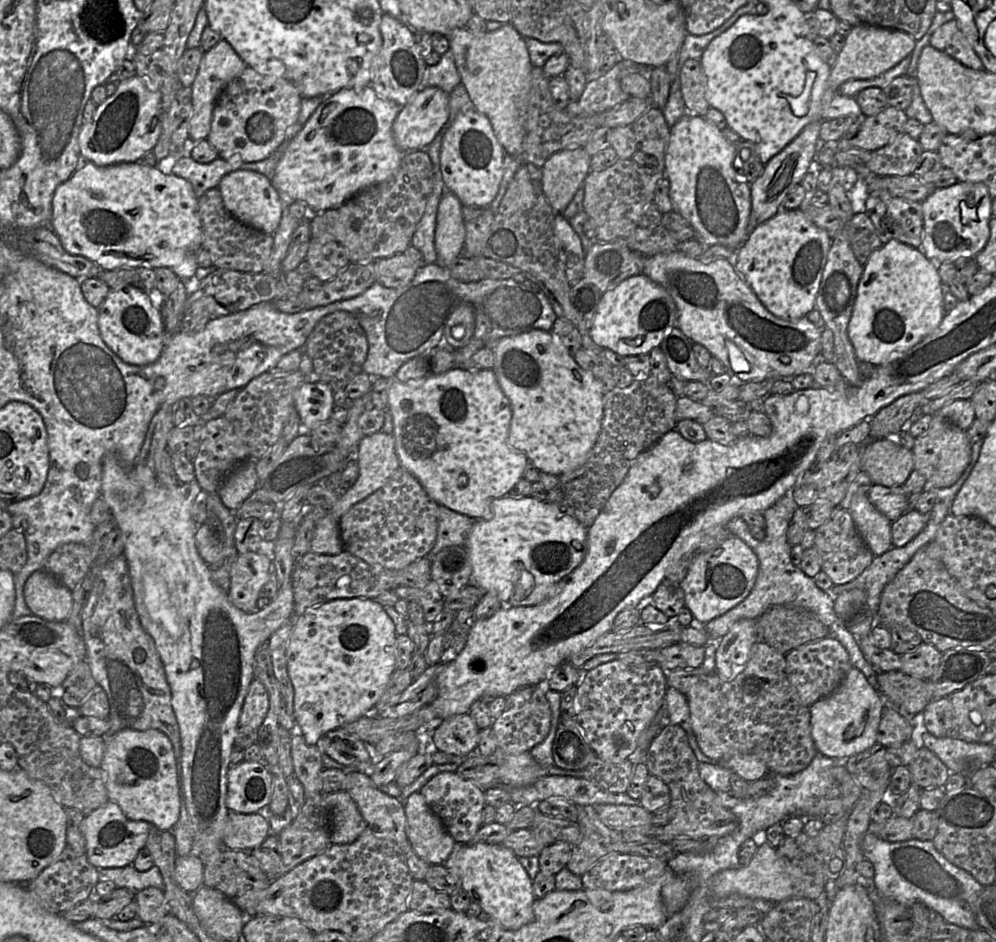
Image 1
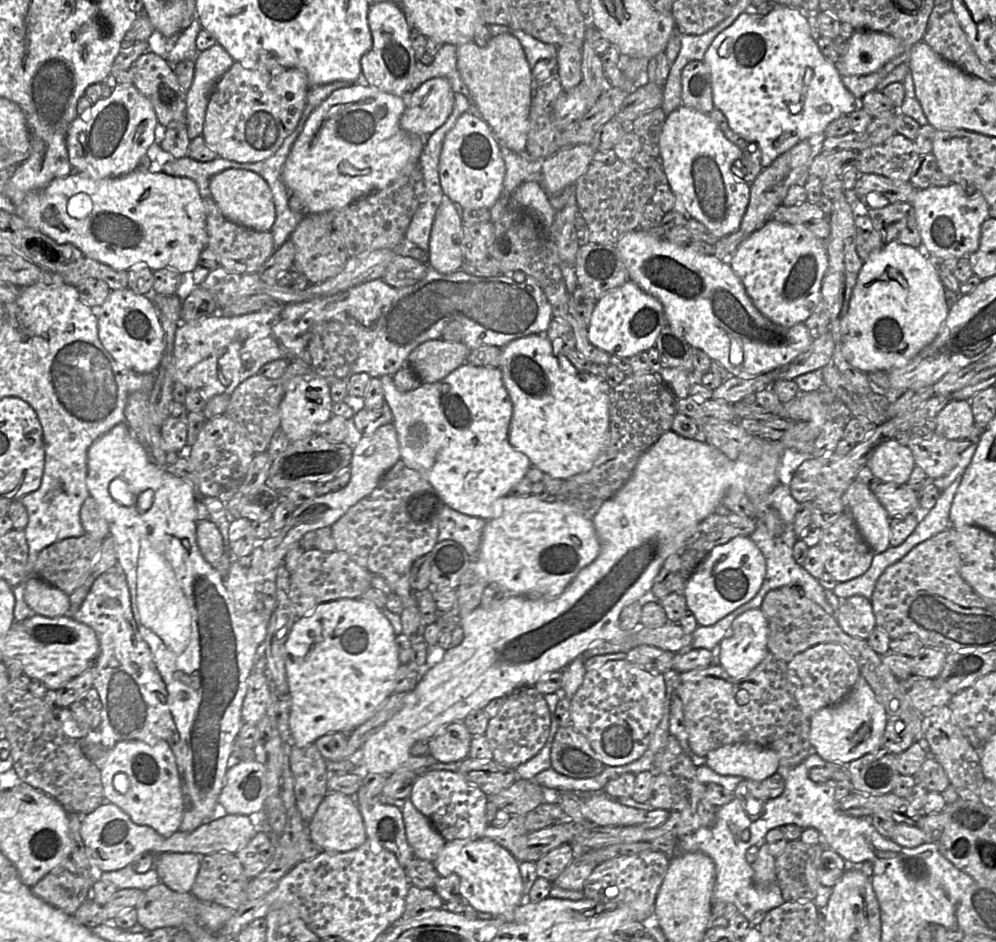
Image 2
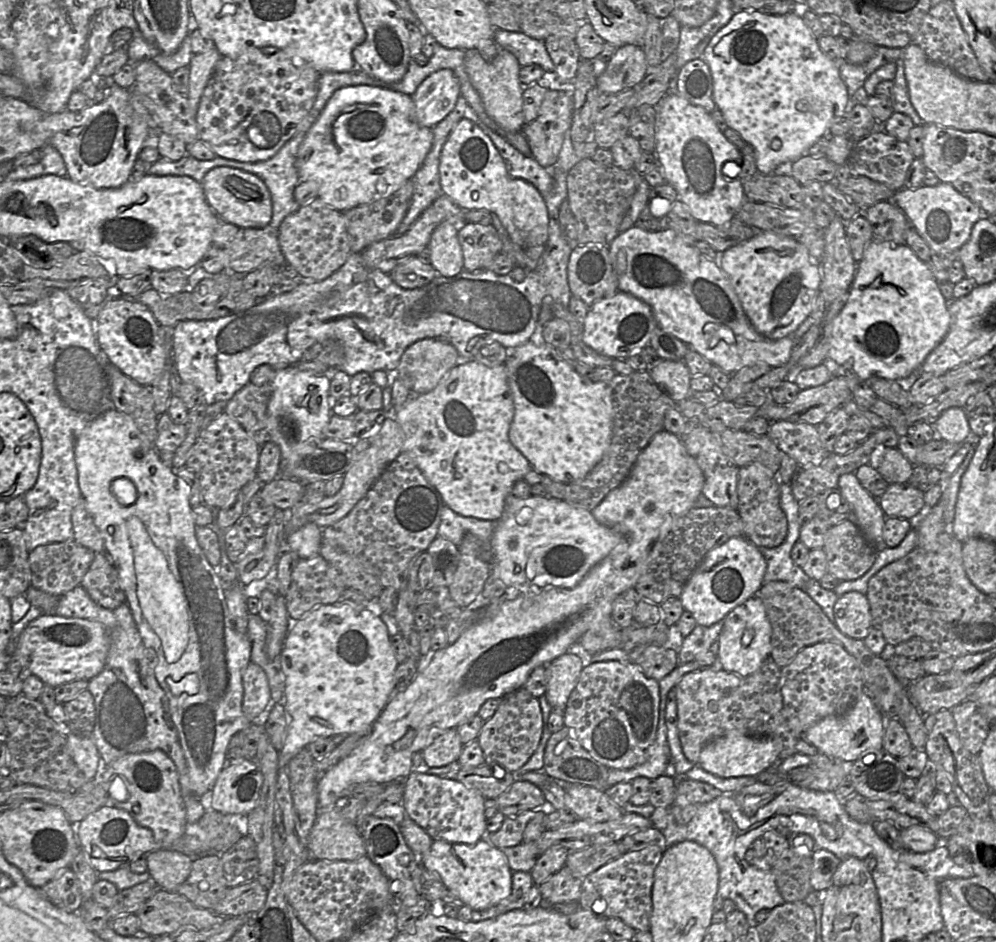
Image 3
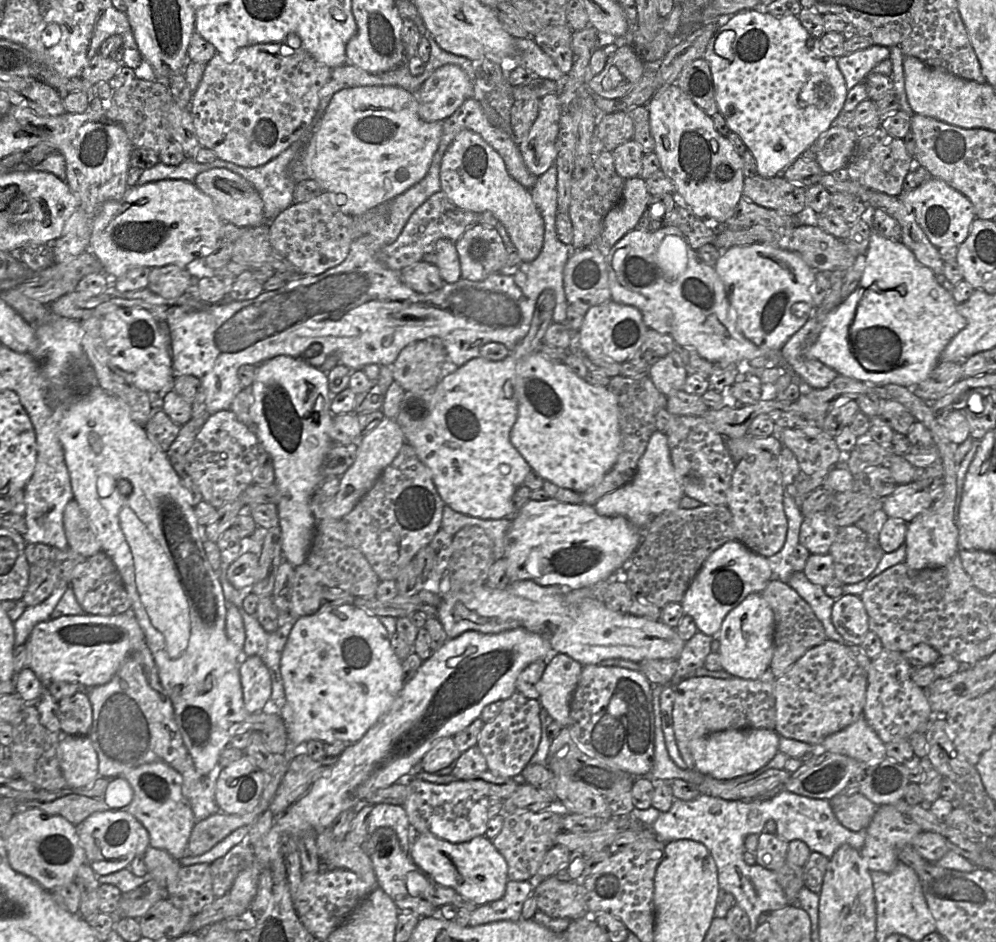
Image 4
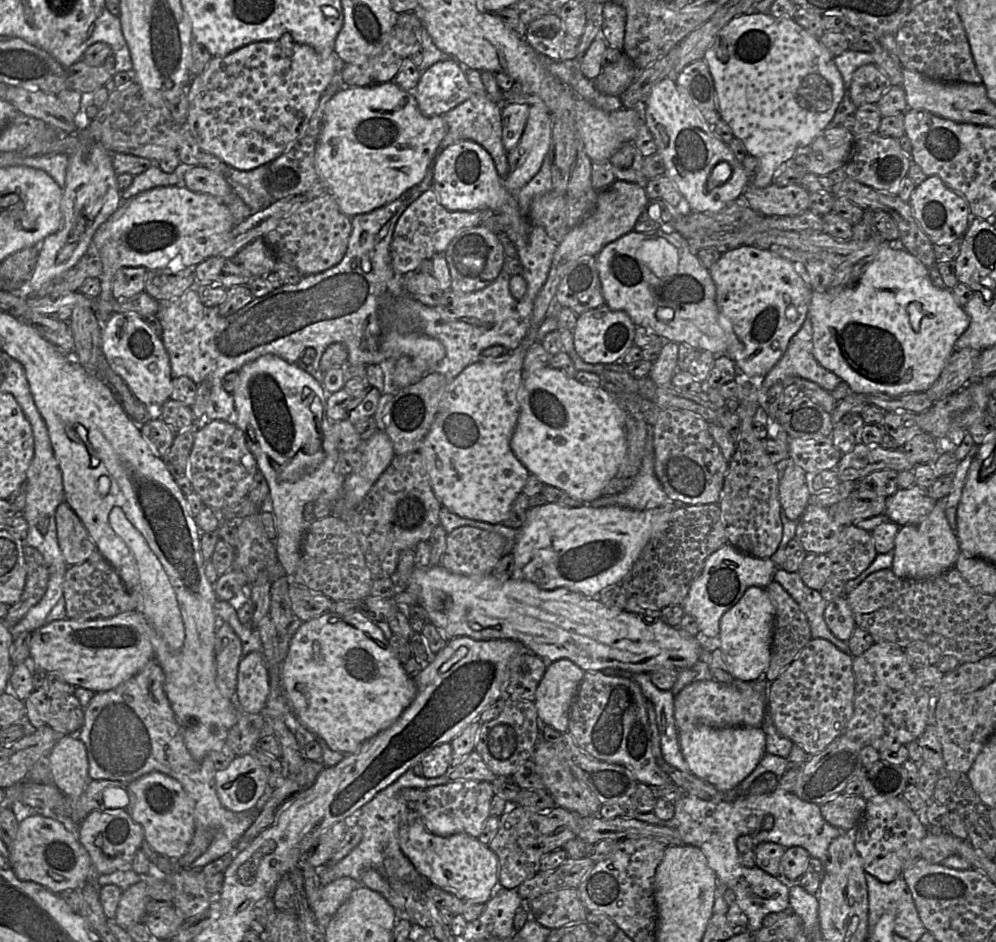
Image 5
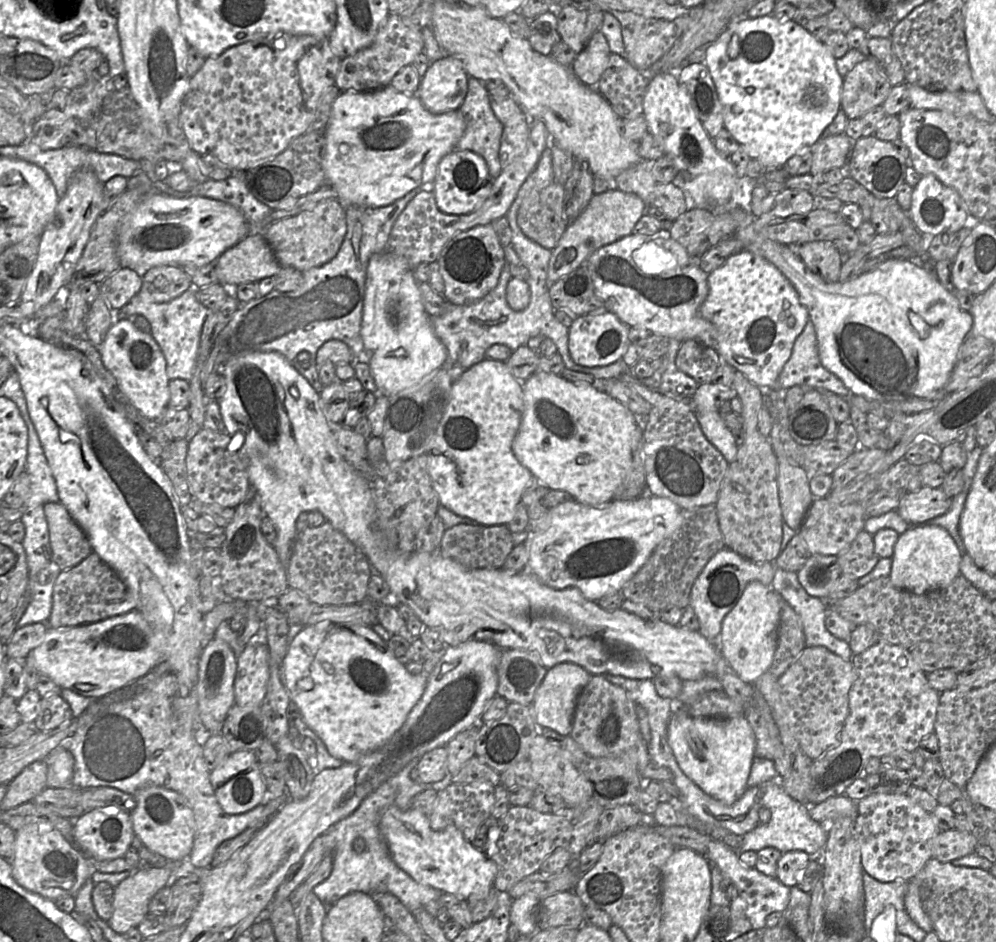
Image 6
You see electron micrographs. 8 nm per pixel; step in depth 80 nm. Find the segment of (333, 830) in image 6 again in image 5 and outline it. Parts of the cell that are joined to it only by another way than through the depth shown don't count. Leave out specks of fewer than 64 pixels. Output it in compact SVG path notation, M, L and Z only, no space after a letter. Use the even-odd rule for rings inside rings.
M412 769L407 770L395 782L380 791L371 801L365 804L354 816L354 822L363 831L361 842L334 866L323 866L319 869L320 886L323 887L341 877L351 877L360 881L363 872L367 869L380 871L387 879L395 878L415 886L428 886L425 878L415 869L411 861L403 854L400 847L400 838L408 832L415 815L410 812L405 803L400 800L400 791L403 788L425 790L430 787L445 785L450 782L448 775L437 778L425 778L415 775Z

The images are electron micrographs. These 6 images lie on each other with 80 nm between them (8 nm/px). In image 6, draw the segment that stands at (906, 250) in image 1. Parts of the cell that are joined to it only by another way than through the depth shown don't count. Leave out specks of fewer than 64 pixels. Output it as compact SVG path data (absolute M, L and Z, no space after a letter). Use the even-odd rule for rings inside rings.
M737 195L732 197L724 209L712 209L712 211L732 212L736 220L736 230L733 235L744 244L744 249L750 250L766 259L789 280L797 291L801 304L806 307L808 317L813 323L817 338L818 355L822 366L839 378L846 388L849 389L850 393L877 401L902 401L910 397L924 397L935 390L944 388L955 366L959 349L973 327L973 316L970 312L960 307L953 291L945 289L938 280L932 279L920 266L907 259L889 259L872 272L863 273L849 282L826 283L818 275L806 268L796 253L796 249L761 236L753 226L753 221L757 217L754 217L749 209L737 205L736 202Z

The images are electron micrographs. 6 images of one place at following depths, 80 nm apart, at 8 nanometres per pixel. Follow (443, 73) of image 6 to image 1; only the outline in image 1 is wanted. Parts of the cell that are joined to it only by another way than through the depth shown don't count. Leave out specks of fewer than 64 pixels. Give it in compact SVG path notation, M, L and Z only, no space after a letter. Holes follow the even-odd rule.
M429 86L418 90L413 98L401 107L392 125L396 145L405 153L425 150L434 140L449 117L449 94L442 89Z

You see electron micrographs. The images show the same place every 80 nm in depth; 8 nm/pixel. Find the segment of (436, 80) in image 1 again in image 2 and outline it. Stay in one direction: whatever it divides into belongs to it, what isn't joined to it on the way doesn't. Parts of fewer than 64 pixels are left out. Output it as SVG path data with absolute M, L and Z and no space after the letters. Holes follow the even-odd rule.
M443 44L430 65L424 65L417 60L414 77L410 84L410 92L416 90L425 81L436 77L447 79L454 93L461 93L470 99L470 92L457 67L457 46Z

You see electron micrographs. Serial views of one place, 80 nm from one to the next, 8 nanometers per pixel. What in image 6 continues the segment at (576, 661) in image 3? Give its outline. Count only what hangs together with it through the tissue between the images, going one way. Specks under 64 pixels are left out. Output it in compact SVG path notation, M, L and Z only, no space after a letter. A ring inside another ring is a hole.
M564 662L547 669L531 703L537 726L550 728L562 737L570 735L577 697L590 677L591 675L585 669L574 663Z

